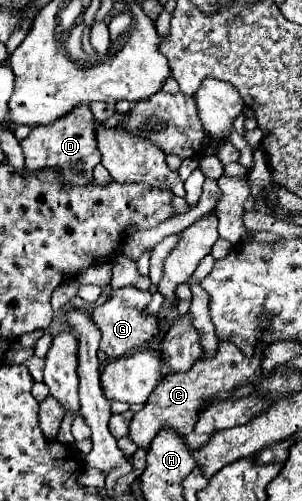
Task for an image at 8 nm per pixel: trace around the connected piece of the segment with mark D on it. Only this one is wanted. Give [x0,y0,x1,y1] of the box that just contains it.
[20,104,100,184]

